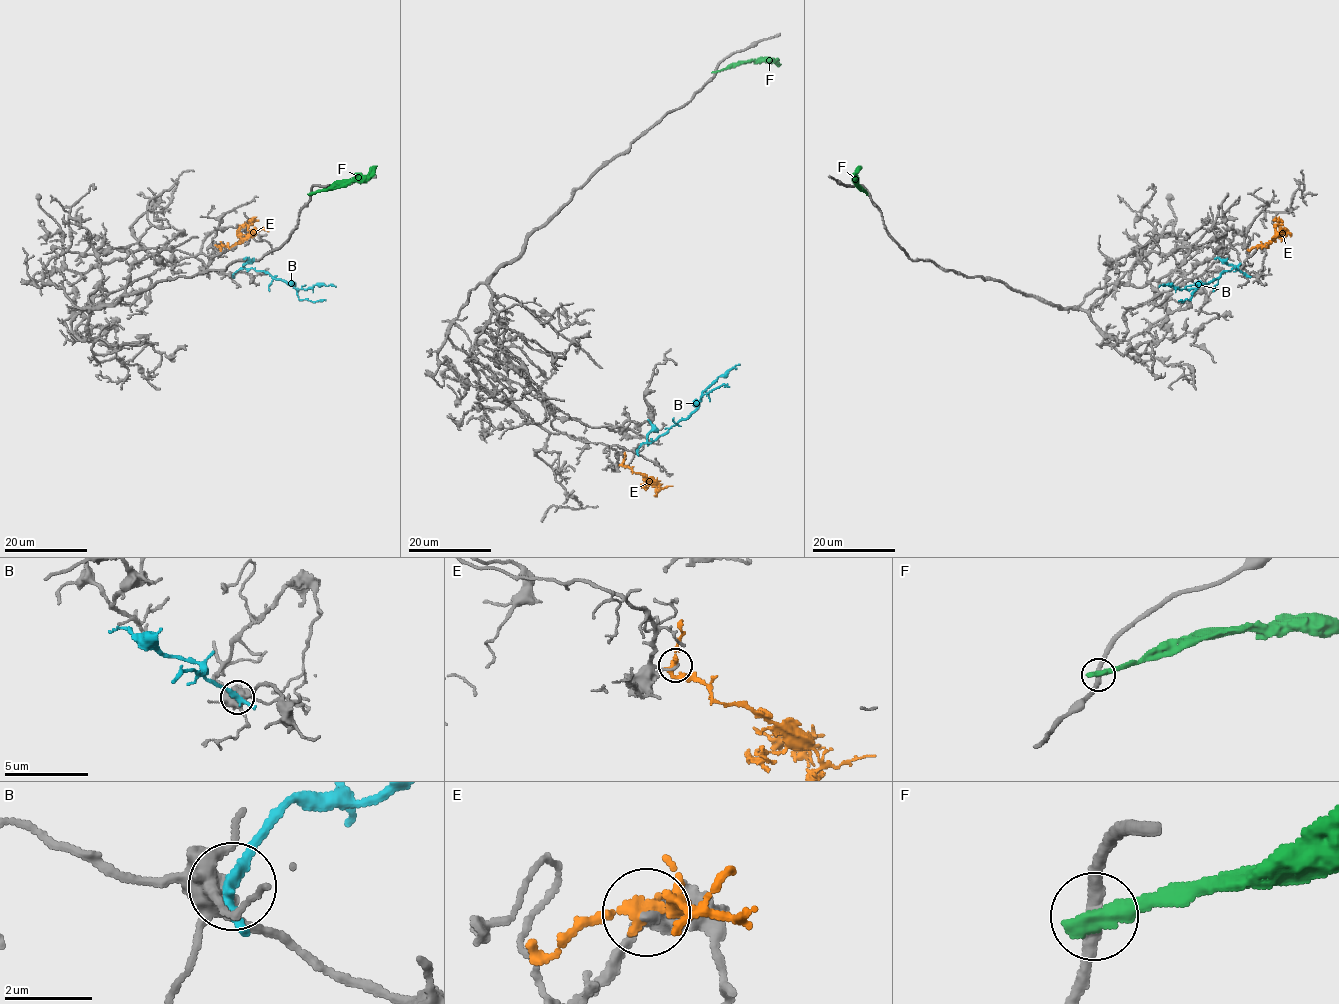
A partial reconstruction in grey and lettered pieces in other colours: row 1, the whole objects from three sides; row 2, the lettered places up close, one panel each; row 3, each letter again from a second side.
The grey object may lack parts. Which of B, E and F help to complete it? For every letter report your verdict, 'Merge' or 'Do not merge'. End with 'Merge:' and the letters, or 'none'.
B: Do not merge
E: Do not merge
F: Do not merge
Merge: none

